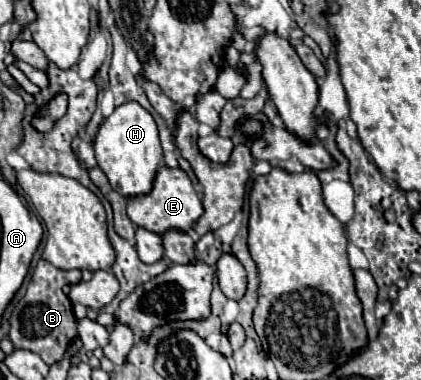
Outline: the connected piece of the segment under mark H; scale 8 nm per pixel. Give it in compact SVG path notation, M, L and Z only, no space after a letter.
M131 102L115 108L115 112L103 120L93 144L95 144L97 166L105 172L115 192L119 192L125 198L151 192L155 174L161 166L163 150L159 144L157 124L141 104Z

